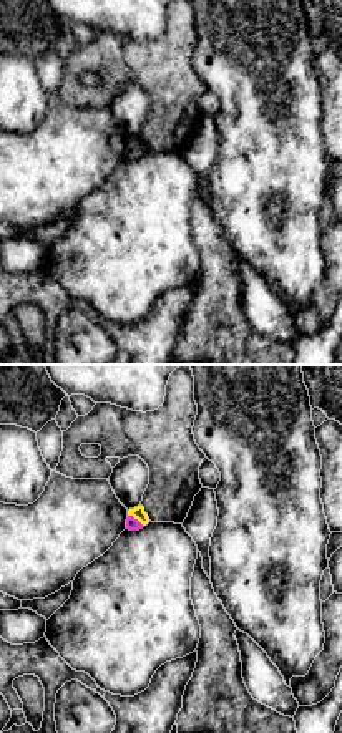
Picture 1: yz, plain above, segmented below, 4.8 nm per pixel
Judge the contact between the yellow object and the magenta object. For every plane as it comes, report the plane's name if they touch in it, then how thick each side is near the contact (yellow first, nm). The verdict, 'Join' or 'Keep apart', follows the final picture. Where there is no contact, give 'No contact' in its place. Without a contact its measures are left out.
Touches yellow in yz. Thickness 70 nm (yellow) against 60 nm

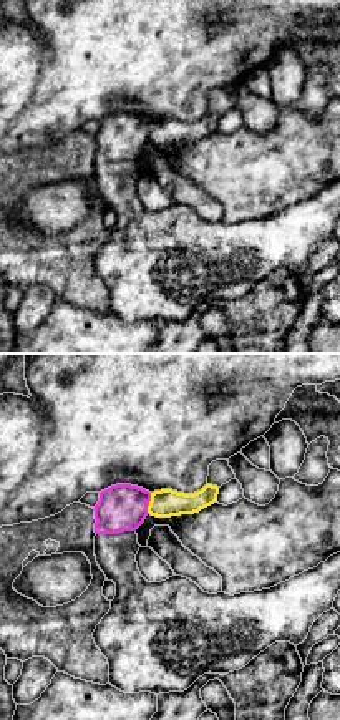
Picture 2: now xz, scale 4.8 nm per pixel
Touches yellow in xz. Thickness 140 nm (yellow) against 220 nm

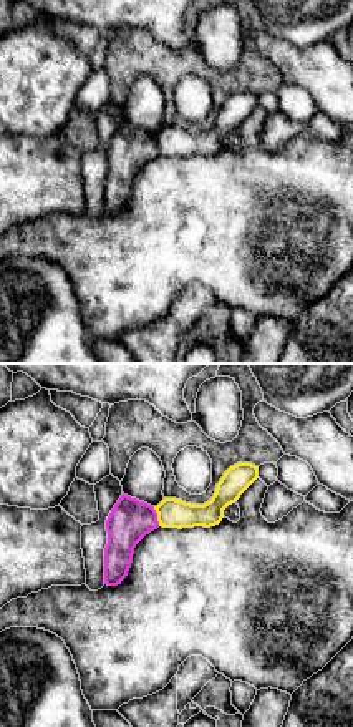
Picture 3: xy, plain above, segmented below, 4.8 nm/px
Touches yellow in xy. Thickness 140 nm (yellow) against 200 nm

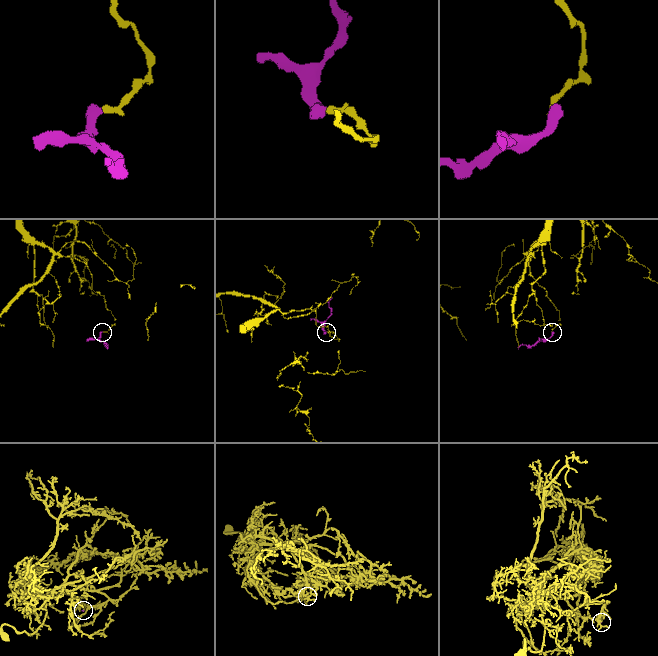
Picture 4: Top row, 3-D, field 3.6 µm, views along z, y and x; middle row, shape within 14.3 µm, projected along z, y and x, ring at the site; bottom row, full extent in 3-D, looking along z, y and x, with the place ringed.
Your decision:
Keep apart

